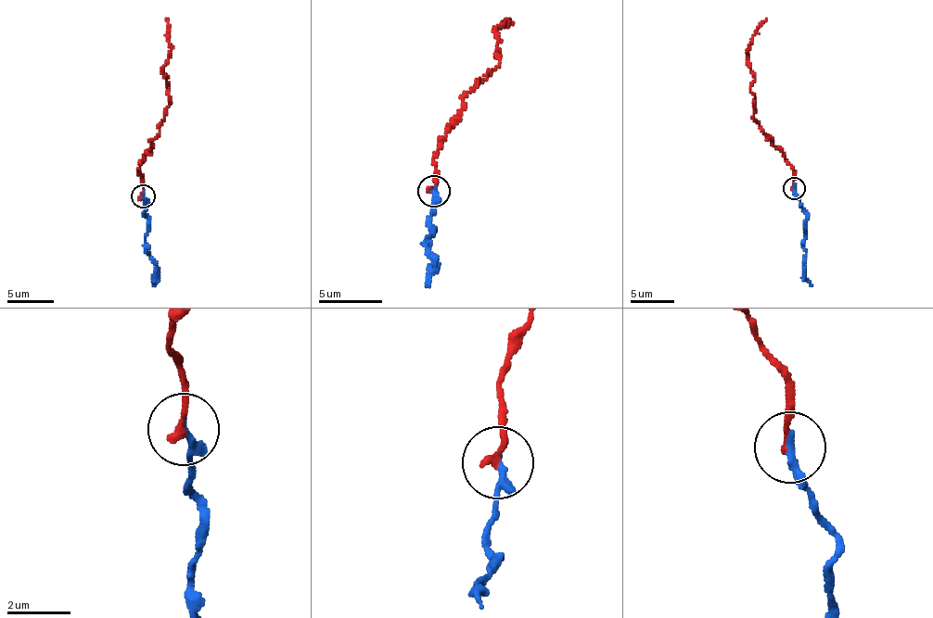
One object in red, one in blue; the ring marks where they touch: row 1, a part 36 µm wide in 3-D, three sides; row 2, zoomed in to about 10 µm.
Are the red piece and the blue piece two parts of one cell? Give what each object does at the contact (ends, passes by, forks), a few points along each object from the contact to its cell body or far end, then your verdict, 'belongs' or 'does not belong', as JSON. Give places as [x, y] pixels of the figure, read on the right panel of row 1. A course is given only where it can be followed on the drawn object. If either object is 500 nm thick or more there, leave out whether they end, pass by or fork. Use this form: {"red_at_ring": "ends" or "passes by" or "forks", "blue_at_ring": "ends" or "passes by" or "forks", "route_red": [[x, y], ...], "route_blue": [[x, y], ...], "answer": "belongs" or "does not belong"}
{"red_at_ring": "ends", "blue_at_ring": "passes by", "route_red": [[793, 189], [793, 168], [754, 119], [750, 90], [755, 74], [748, 55], [766, 18]], "route_blue": [[793, 189], [806, 216], [805, 281], [812, 284]], "answer": "does not belong"}

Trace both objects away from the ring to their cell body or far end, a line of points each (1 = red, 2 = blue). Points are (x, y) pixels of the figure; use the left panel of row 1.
1: (143, 196), (139, 162), (146, 159), (169, 105), (163, 66), (171, 44), (166, 18)
2: (143, 196), (147, 217), (145, 247), (157, 265), (157, 282), (153, 284)

